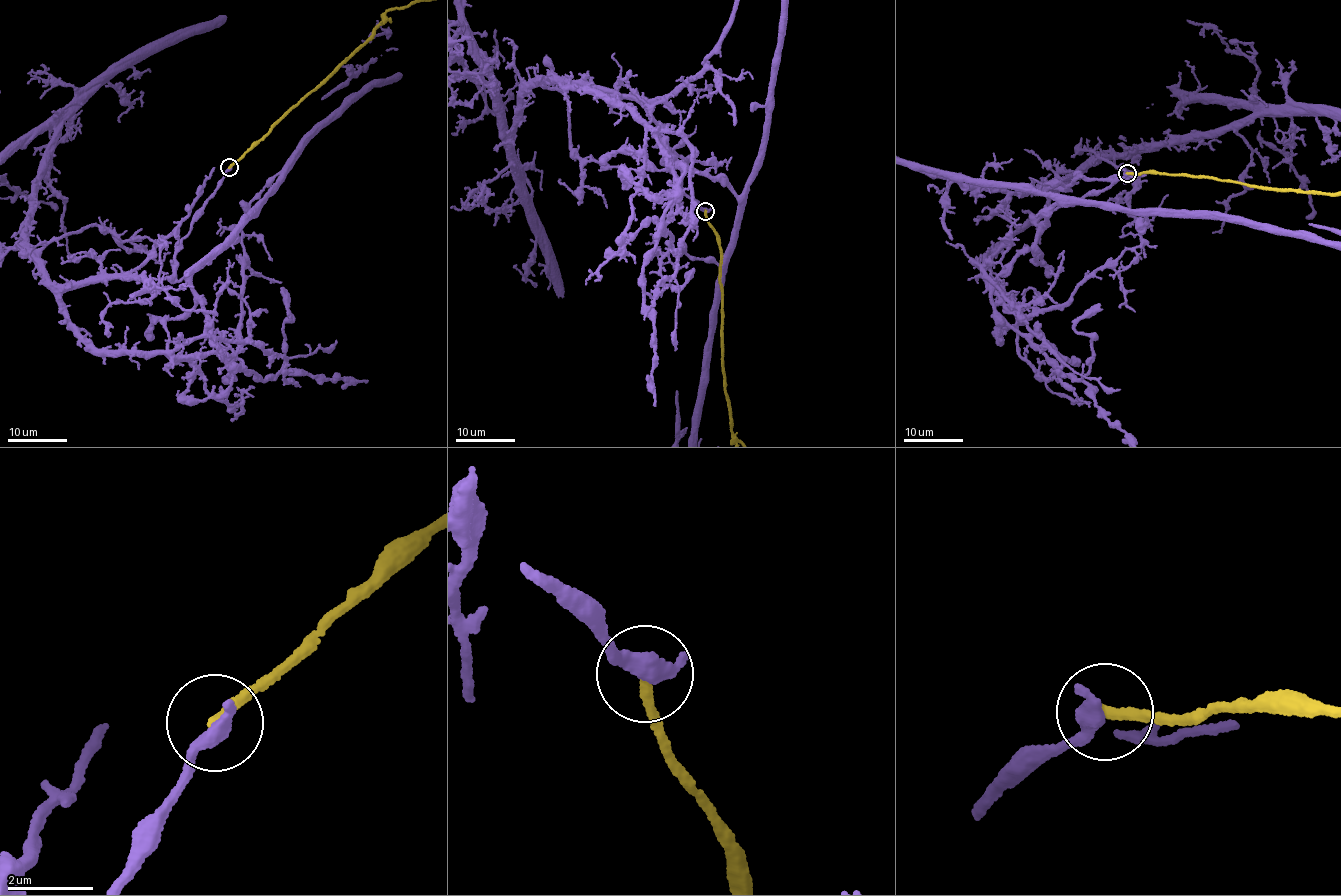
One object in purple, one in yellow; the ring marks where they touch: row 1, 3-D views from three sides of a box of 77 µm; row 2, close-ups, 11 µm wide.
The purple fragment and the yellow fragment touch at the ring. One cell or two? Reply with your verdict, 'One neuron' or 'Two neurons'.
Two neurons

